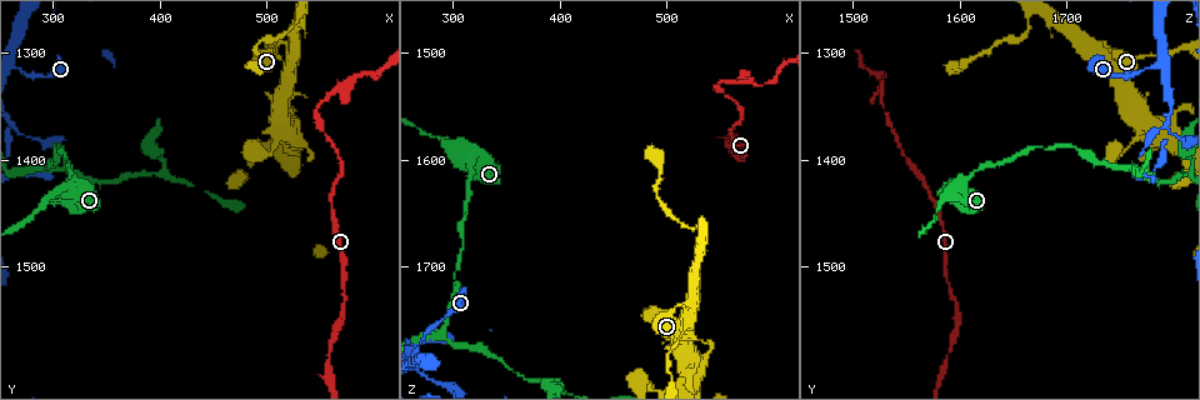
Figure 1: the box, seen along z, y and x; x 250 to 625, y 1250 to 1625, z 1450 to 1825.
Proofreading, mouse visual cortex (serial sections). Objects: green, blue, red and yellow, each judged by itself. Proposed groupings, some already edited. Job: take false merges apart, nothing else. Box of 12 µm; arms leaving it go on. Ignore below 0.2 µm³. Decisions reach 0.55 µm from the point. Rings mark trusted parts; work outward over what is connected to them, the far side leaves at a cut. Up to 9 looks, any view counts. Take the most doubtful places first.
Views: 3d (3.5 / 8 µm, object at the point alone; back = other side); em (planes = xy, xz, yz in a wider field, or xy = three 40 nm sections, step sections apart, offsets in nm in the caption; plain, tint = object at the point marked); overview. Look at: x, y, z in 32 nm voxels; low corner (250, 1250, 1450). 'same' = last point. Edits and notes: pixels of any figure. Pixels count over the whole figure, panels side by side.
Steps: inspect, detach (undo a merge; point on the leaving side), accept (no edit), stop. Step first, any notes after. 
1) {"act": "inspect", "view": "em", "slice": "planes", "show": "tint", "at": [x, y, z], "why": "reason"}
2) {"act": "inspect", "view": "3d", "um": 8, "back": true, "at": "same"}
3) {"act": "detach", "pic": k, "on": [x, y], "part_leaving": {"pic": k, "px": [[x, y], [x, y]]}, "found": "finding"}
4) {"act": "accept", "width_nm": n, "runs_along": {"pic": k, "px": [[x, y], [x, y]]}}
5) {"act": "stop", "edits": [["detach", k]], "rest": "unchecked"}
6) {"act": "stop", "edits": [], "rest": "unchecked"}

{"act": "inspect", "view": "3d", "um": 3.5, "at": [556, 1344, 1528], "why": "thin neck"}

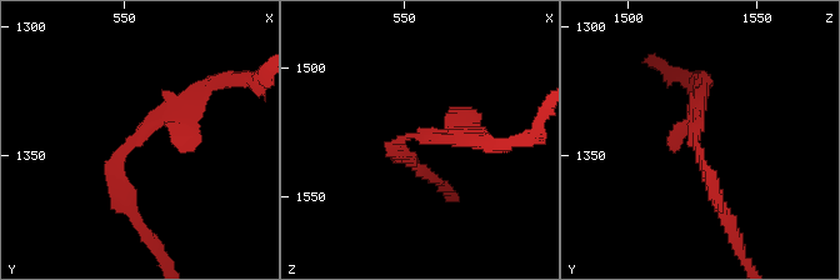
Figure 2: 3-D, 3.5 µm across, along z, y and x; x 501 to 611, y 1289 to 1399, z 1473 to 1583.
{"act": "inspect", "view": "em", "slice": "planes", "show": "tint", "at": [553, 1345, 1528]}

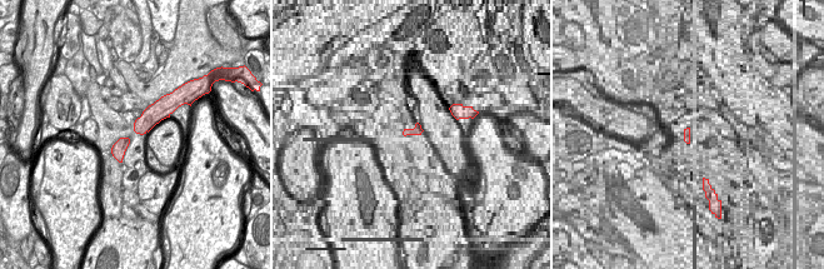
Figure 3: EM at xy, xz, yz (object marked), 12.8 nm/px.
{"act": "accept", "runs_along": {"pic": 2, "px": [[134, 211], [123, 154], [199, 89]]}, "found": "one cell here"}

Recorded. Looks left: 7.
{"act": "inspect", "view": "3d", "um": 3.5, "back": true, "at": [294, 1408, 1758], "why": "abrupt turn"}

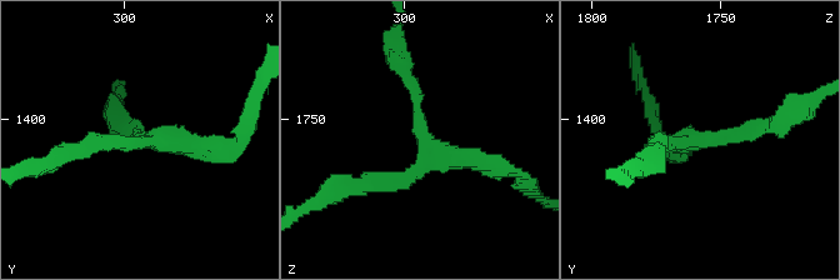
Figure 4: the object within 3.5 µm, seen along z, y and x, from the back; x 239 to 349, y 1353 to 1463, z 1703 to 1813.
{"act": "inspect", "view": "em", "slice": "planes", "show": "tint", "at": [293, 1408, 1759], "arms": 3, "arm_widths_nm": [150, 200, 250]}

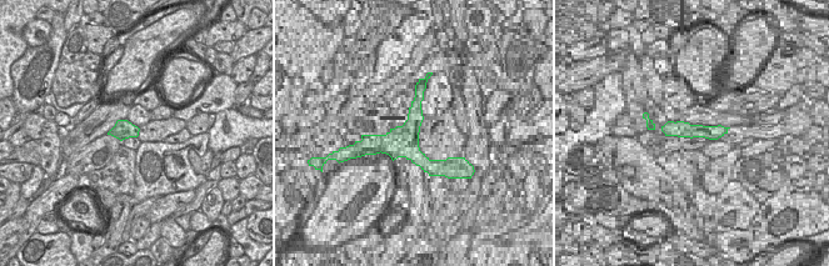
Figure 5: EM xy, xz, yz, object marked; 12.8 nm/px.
{"act": "accept", "runs_along": {"pic": 4, "px": [[404, 66], [423, 163], [365, 185]]}, "found": "one cell here"}

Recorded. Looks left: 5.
{"act": "inspect", "view": "3d", "um": 3.5, "at": [298, 1434, 1584]}

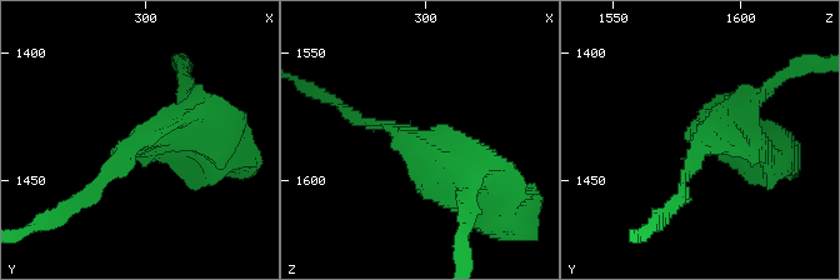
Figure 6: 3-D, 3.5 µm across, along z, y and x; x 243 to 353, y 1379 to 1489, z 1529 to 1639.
{"act": "inspect", "view": "em", "slice": "planes", "show": "plain", "at": [296, 1433, 1585], "arm_widths_nm": [150, 400]}

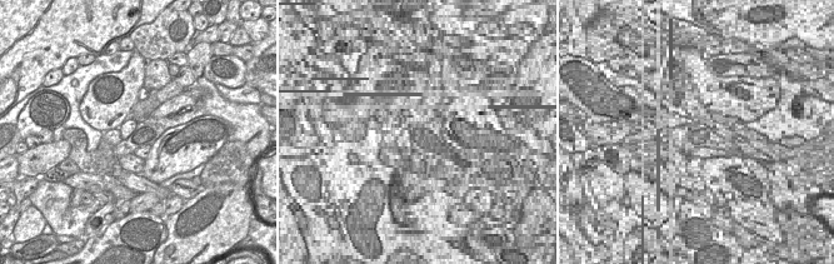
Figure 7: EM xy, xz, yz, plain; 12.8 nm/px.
{"act": "inspect", "view": "em", "slice": "planes", "show": "tint", "at": "same"}

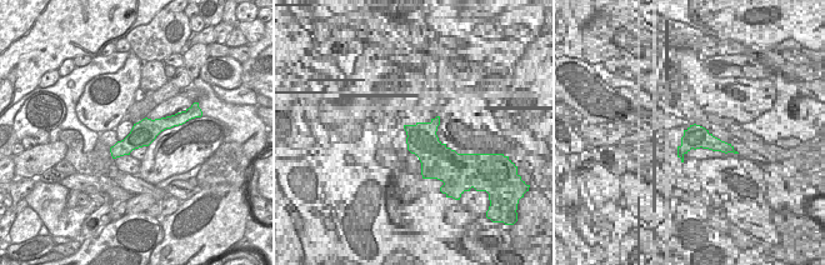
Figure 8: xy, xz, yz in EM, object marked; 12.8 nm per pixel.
{"act": "accept", "found": "all the same cell"}

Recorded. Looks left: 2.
{"act": "inspect", "view": "em", "slice": "planes", "show": "tint", "at": [522, 1294, 1730], "why": "arms part here"}

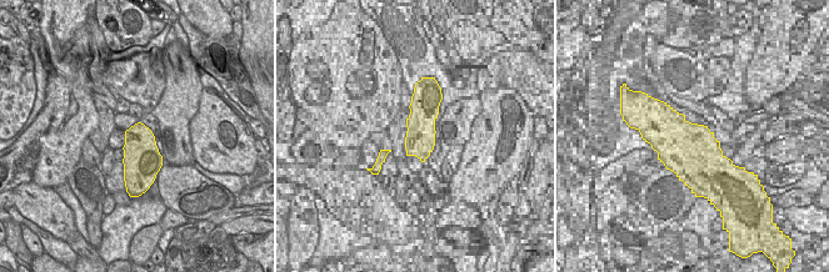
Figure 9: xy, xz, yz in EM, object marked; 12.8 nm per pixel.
{"act": "inspect", "view": "3d", "um": 3.5, "back": true, "at": "same", "why": "wider look"}

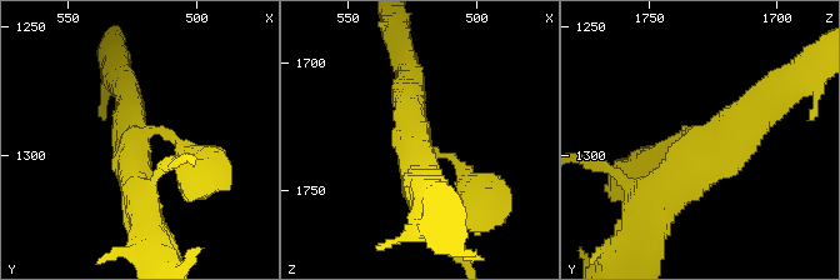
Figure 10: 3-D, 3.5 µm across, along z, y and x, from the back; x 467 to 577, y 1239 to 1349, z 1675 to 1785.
{"act": "accept", "runs_along": {"pic": 10, "px": [[189, 159], [158, 129], [139, 140], [143, 213]]}, "found": "one cell here"}

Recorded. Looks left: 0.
{"act": "stop", "edits": [], "rest": "unchecked"}

